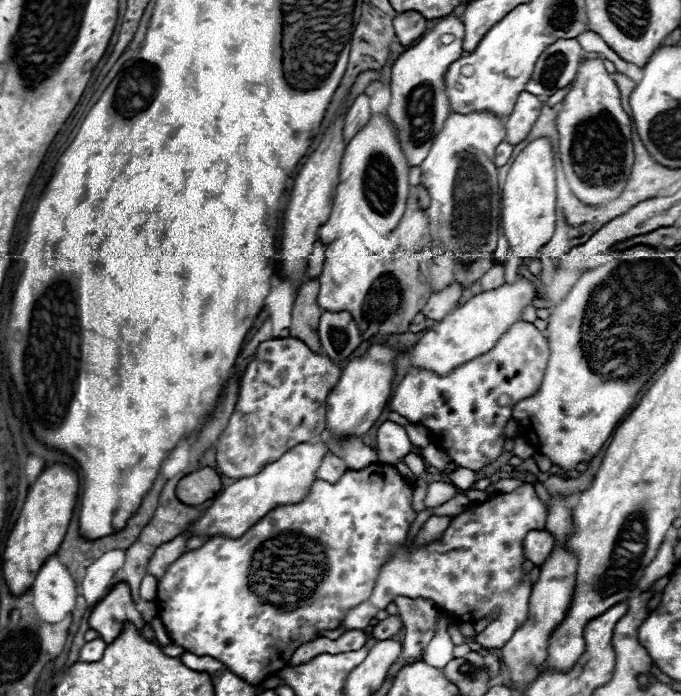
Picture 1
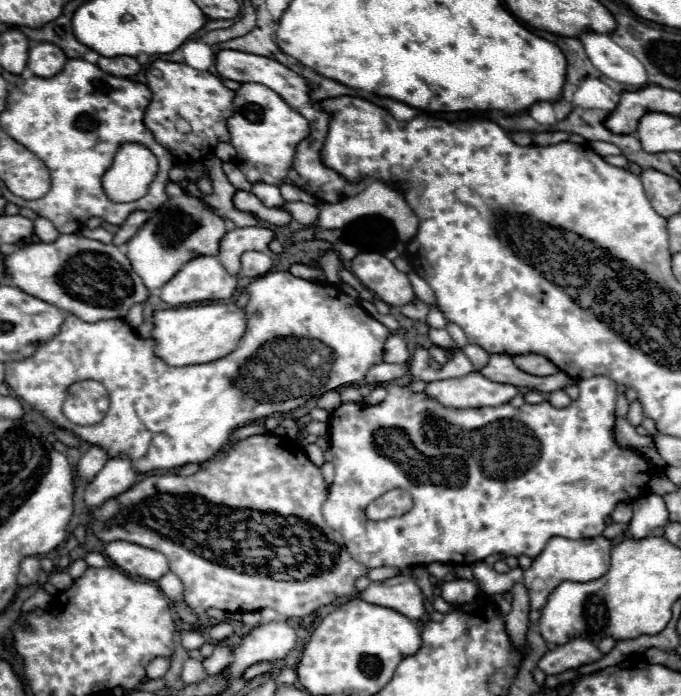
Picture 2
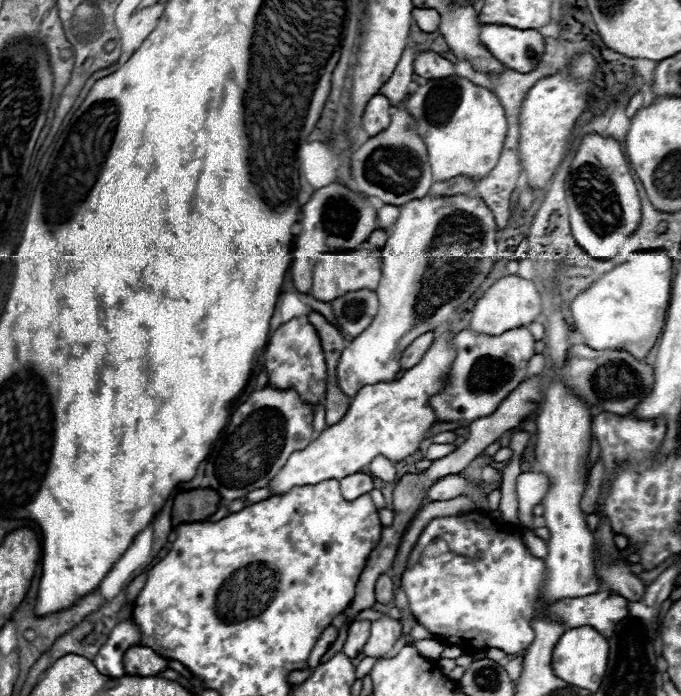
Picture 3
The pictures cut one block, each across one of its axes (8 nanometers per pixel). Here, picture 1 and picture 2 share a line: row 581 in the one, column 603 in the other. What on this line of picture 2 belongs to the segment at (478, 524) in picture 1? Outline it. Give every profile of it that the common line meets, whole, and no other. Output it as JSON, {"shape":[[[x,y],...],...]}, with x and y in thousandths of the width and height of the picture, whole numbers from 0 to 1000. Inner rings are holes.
{"shape":[[[872,540],[863,546],[852,546],[852,572],[840,578],[831,586],[814,586],[808,578],[796,580],[769,580],[764,586],[755,586],[749,580],[737,580],[728,586],[690,586],[690,589],[661,589],[643,580],[640,575],[617,566],[605,566],[593,555],[570,555],[570,569],[552,580],[502,580],[499,586],[490,589],[488,603],[485,603],[485,649],[488,649],[488,667],[493,672],[490,693],[485,698],[482,716],[473,727],[476,747],[485,759],[499,764],[505,770],[505,782],[511,787],[511,796],[535,810],[537,816],[558,816],[558,813],[579,813],[579,816],[599,816],[599,813],[628,813],[634,807],[649,807],[649,810],[699,810],[702,805],[711,805],[714,799],[725,793],[740,793],[743,799],[764,799],[772,796],[778,802],[787,802],[802,779],[811,770],[828,770],[828,773],[872,773],[881,770],[890,753],[890,744],[899,739],[905,724],[910,721],[928,721],[931,716],[943,713],[952,704],[952,693],[960,681],[957,667],[937,652],[934,647],[925,644],[910,644],[902,632],[902,580],[905,580],[905,549],[899,557],[899,546],[890,540]],[[576,701],[593,701],[605,710],[608,727],[593,739],[593,741],[579,741],[567,744],[558,750],[546,750],[537,744],[537,727],[549,721],[555,713]]]}

